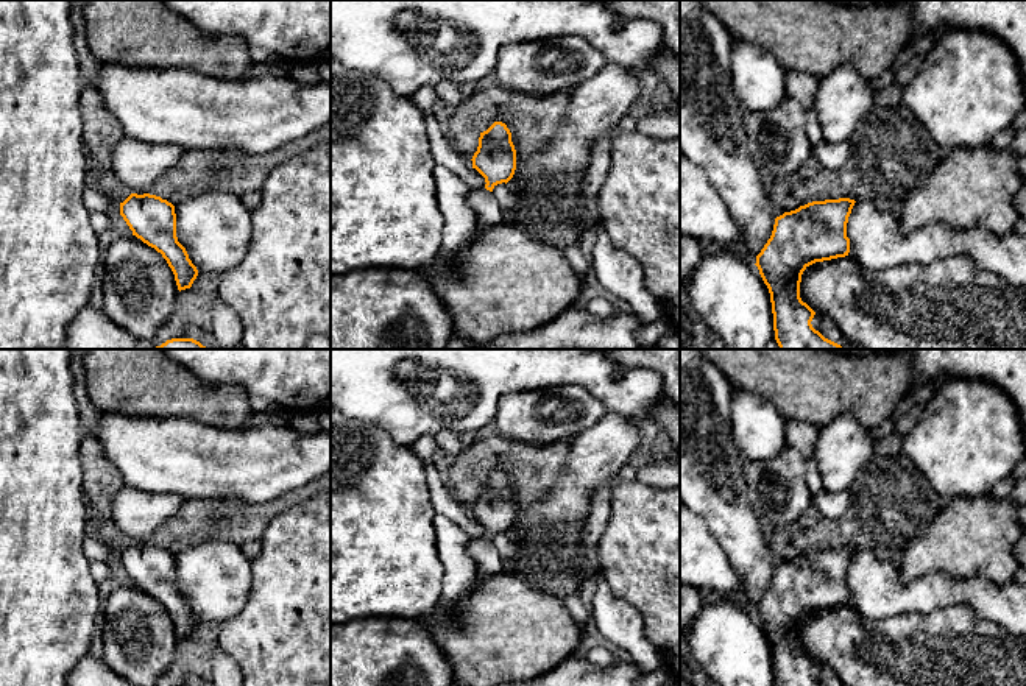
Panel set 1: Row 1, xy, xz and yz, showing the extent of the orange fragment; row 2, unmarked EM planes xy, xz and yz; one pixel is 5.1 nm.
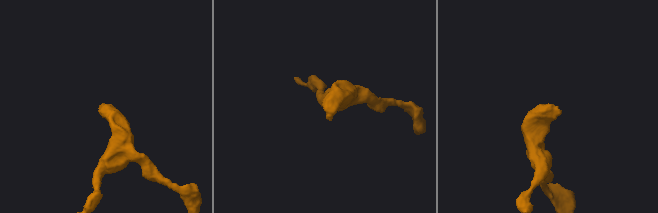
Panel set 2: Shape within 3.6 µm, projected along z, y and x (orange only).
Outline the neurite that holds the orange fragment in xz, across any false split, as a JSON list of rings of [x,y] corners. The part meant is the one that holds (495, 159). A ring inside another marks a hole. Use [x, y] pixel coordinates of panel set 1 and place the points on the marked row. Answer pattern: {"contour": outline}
{"contour": [[[494,122],[480,133],[472,168],[485,178],[485,187],[468,195],[468,204],[477,217],[477,229],[485,231],[502,223],[507,214],[491,193],[497,184],[508,182],[516,170],[516,150],[511,133],[502,122]]]}

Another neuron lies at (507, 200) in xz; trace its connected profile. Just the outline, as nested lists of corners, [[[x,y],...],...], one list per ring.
[[[505,182],[494,186],[491,193],[497,200],[504,212],[519,209],[519,200]]]

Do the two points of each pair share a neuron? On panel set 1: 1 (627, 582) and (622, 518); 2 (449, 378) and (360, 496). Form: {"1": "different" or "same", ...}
{"1": "same", "2": "different"}

